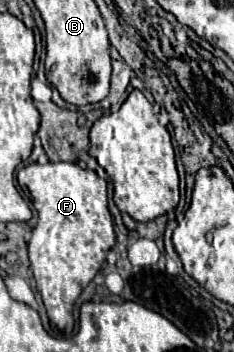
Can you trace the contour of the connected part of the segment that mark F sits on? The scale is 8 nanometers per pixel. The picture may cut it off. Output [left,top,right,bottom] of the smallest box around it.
[16,161,116,335]

